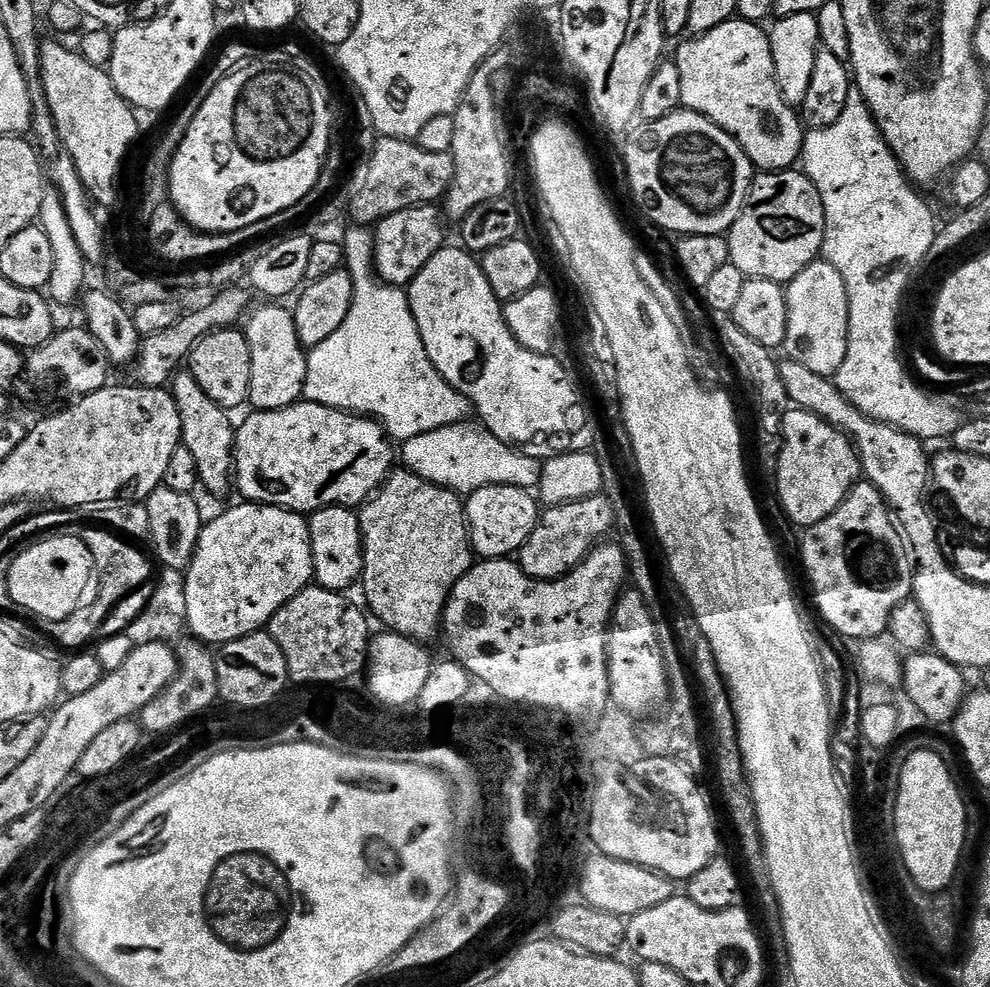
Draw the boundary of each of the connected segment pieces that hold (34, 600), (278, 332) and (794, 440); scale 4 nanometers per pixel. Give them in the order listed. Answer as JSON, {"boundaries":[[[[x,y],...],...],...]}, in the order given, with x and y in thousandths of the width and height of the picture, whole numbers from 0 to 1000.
{"boundaries":[[[[49,542],[38,553],[19,560],[8,578],[8,603],[18,617],[25,616],[47,630],[65,628],[82,615],[85,599],[95,588],[95,572],[91,557],[80,542]]],[[[279,306],[268,308],[271,309],[259,317],[256,315],[248,324],[248,339],[253,351],[251,409],[265,417],[280,417],[306,402],[311,378],[311,357],[303,347],[296,317],[292,313],[282,312]]],[[[797,415],[792,420],[788,460],[783,470],[788,511],[802,530],[811,533],[834,526],[871,482],[869,463],[861,447],[847,434],[811,415]]]]}

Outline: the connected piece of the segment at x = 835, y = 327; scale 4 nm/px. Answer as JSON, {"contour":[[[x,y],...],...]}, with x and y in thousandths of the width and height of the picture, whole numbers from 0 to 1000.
{"contour":[[[823,263],[797,285],[793,300],[795,302],[795,336],[791,351],[793,360],[799,365],[809,367],[810,371],[822,376],[822,379],[843,382],[851,367],[854,366],[858,347],[858,310],[854,284],[835,264]]]}

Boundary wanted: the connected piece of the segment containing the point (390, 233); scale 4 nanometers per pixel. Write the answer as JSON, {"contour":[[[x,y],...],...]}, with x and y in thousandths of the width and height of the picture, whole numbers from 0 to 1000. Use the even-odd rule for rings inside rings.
{"contour":[[[424,205],[418,211],[391,216],[378,231],[378,275],[381,281],[387,287],[397,290],[415,288],[418,281],[428,273],[430,265],[434,265],[434,261],[438,261],[438,257],[442,257],[449,250],[447,222],[449,220],[445,212],[436,205]]]}

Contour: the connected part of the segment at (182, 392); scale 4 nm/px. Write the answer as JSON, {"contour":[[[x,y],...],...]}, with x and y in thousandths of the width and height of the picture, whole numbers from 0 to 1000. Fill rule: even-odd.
{"contour":[[[182,375],[172,386],[172,396],[180,411],[180,419],[184,424],[182,445],[185,457],[194,461],[198,469],[198,478],[206,489],[206,494],[214,503],[226,503],[236,494],[236,455],[238,452],[238,434],[227,414],[219,411],[200,391],[200,383],[192,375]]]}

